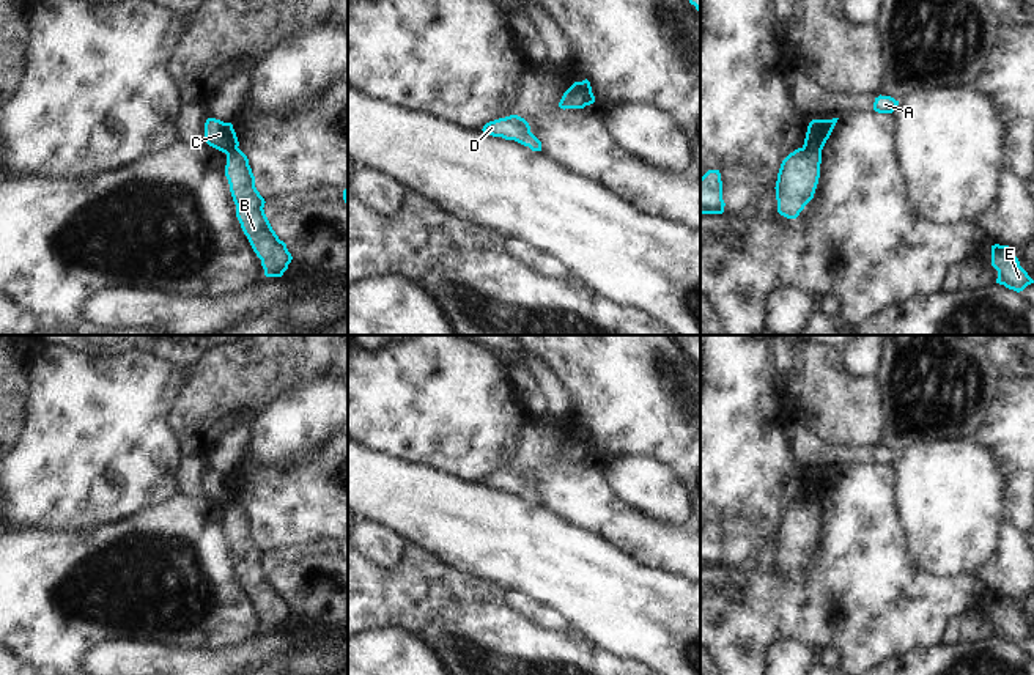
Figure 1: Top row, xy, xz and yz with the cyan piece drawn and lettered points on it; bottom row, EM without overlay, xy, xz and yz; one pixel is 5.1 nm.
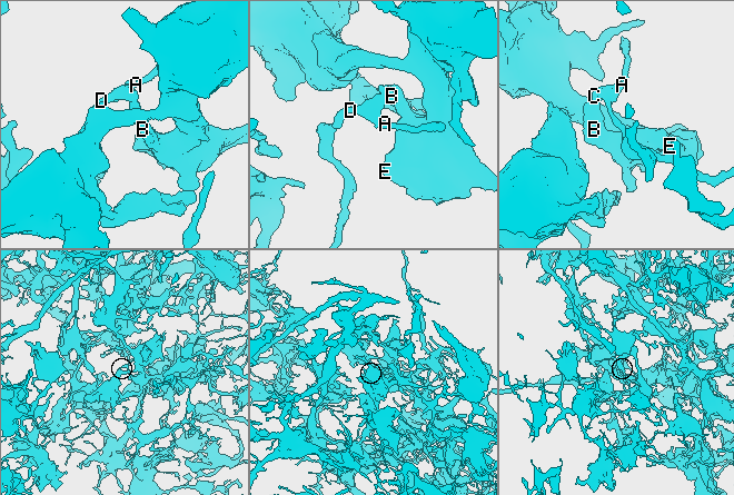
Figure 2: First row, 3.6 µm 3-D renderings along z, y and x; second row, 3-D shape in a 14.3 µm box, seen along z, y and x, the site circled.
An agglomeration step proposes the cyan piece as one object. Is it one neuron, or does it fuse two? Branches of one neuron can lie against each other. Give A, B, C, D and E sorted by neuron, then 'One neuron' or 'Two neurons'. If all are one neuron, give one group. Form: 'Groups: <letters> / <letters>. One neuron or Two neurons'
Groups: A C D / B E. Two neurons.

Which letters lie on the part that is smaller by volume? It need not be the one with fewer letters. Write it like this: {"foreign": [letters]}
{"foreign": ["A", "C", "D"]}

